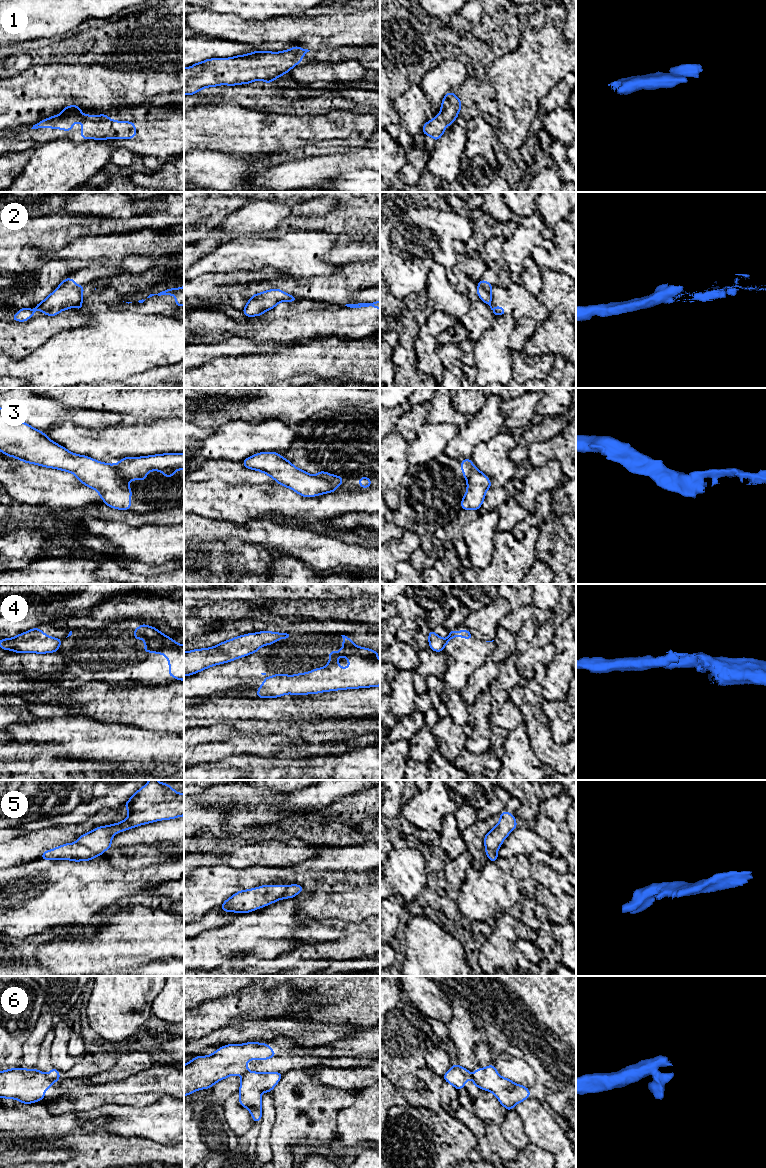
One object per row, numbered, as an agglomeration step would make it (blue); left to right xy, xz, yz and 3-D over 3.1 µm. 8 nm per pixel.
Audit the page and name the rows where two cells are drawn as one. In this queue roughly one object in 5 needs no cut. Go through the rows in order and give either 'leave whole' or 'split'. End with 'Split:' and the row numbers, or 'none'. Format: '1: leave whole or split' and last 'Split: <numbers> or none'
1: leave whole
2: split
3: split
4: split
5: split
6: split
Split: 2, 3, 4, 5, 6

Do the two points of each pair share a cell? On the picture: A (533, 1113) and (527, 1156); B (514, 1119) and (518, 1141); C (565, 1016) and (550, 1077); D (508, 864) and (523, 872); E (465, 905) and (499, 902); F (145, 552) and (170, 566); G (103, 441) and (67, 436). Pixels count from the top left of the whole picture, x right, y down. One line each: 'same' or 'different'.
A: different
B: same
C: same
D: same
E: same
F: different
G: same

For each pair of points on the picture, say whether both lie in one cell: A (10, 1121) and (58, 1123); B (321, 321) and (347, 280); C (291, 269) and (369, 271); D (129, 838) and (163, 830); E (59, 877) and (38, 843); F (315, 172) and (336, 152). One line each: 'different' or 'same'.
A: same
B: different
C: different
D: same
E: different
F: same

